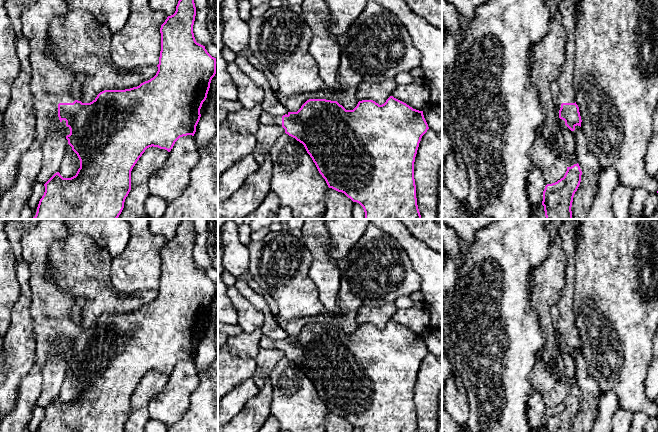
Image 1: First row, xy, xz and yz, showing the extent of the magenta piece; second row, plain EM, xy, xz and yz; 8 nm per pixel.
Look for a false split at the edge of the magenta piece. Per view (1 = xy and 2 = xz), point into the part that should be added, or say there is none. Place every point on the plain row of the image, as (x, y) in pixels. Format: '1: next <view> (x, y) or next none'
1: next xy (50, 309)
2: next xz (266, 342)

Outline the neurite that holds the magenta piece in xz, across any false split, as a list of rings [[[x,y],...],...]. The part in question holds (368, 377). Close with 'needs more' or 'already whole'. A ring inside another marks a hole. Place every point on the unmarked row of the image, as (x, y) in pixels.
[[[390,320],[386,326],[379,329],[373,324],[359,325],[353,334],[346,334],[337,325],[326,323],[309,323],[307,324],[297,336],[288,336],[283,340],[275,340],[266,335],[263,335],[259,341],[260,348],[282,350],[285,357],[295,362],[302,367],[307,377],[315,387],[319,397],[325,403],[329,412],[338,416],[344,417],[353,426],[359,427],[363,432],[418,432],[416,422],[416,409],[414,403],[414,386],[421,365],[422,360],[429,353],[428,348],[424,342],[423,335],[413,333],[406,327]]] | needs more

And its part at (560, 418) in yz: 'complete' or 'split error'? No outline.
split error

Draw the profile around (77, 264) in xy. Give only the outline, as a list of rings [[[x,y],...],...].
[[[87,233],[69,234],[63,241],[55,242],[50,247],[48,268],[50,275],[63,290],[72,294],[73,300],[78,297],[86,300],[82,308],[82,327],[92,326],[104,314],[125,314],[137,311],[153,302],[158,295],[157,290],[143,290],[133,294],[116,291],[110,280],[111,262],[112,256],[109,251],[98,246]]]

